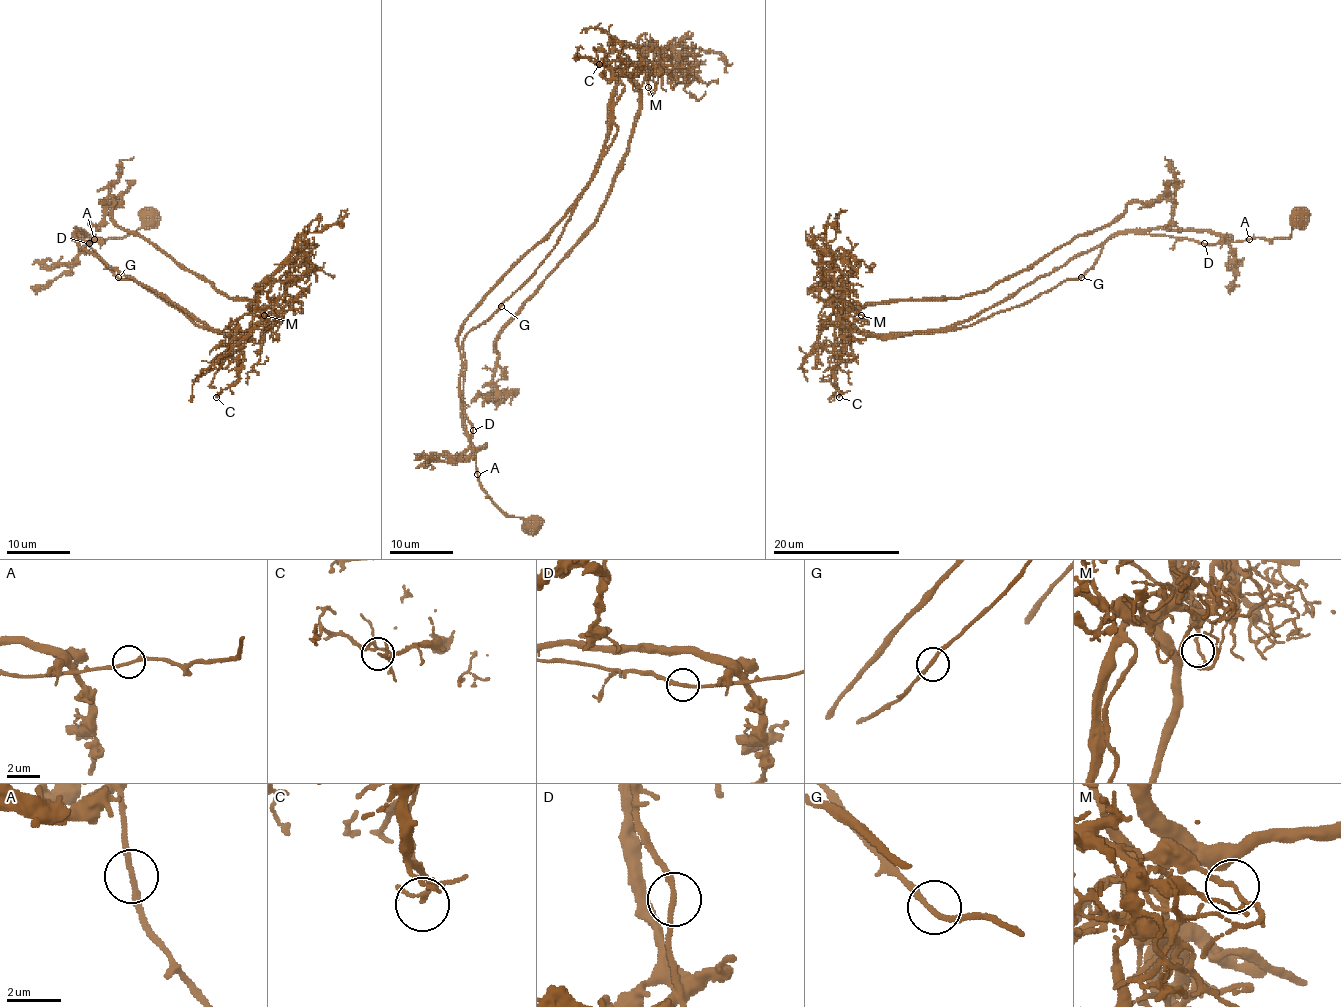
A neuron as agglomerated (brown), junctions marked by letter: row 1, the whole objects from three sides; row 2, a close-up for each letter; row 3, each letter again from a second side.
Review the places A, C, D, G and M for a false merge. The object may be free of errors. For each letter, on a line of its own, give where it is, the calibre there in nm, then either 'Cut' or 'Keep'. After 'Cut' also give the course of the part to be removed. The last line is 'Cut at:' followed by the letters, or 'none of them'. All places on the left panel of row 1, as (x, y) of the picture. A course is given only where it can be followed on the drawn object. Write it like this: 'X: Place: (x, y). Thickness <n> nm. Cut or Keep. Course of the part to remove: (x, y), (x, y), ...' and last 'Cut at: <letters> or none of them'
A: Place: (94, 239). Thickness 200 nm. Keep
C: Place: (216, 397). Thickness 140 nm. Keep
D: Place: (89, 243). Thickness 190 nm. Keep
G: Place: (118, 277). Thickness 200 nm. Keep
M: Place: (264, 315). Thickness 160 nm. Cut. Course of the part to remove: (265, 315), (257, 288), (251, 305), (225, 296), (113, 220), (110, 187), (119, 163), (133, 156)
Cut at: M

